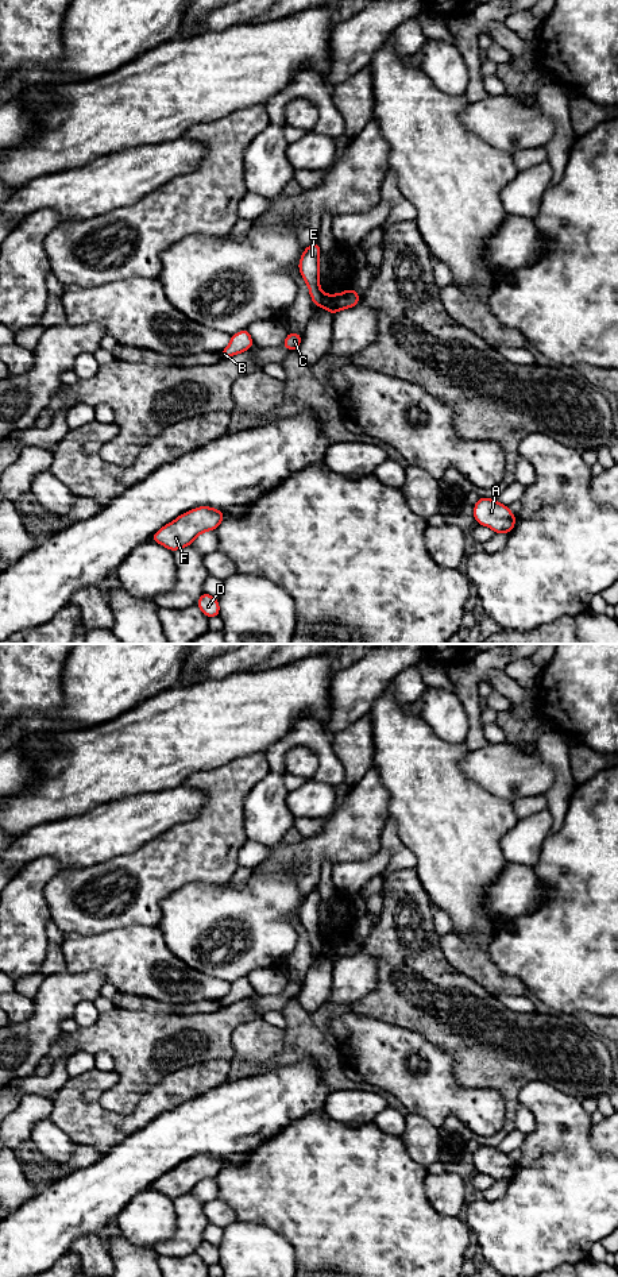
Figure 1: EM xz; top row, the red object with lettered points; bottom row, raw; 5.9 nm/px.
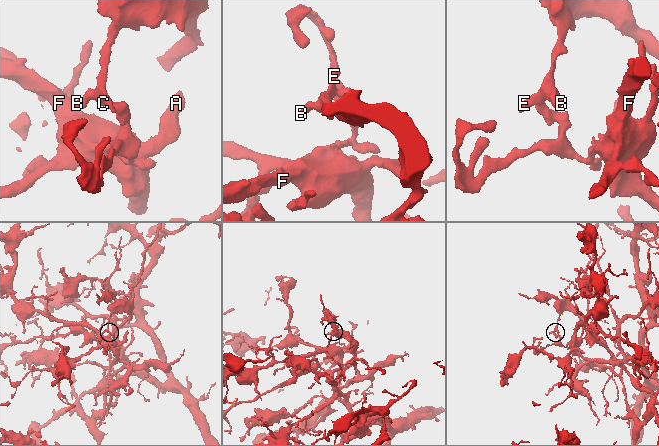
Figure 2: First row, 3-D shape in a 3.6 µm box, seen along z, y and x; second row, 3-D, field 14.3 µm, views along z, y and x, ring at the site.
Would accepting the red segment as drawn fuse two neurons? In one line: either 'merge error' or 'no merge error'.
merge error

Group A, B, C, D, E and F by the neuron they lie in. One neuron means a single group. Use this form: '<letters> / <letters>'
A D F / B C E

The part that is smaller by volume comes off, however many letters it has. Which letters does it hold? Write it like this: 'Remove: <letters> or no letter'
Remove: B, C, E

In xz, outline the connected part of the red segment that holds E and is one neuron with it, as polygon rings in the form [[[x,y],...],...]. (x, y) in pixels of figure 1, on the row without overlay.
[[[316,891],[308,894],[298,911],[301,925],[305,927],[312,949],[316,954],[321,953],[322,940],[320,937],[320,913],[318,906],[321,902],[320,894]]]

